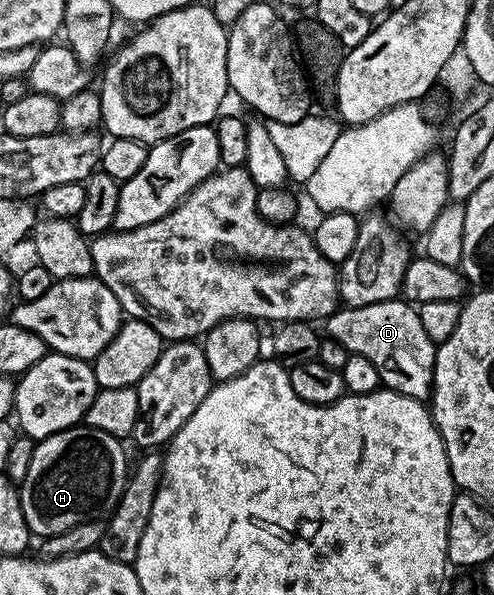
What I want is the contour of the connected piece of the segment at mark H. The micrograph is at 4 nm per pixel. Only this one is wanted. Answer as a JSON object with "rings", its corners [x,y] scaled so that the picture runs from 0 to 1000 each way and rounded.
{"rings":[[[174,713],[144,716],[97,736],[77,738],[71,743],[67,775],[59,780],[59,795],[36,818],[43,861],[65,899],[81,906],[105,904],[166,877],[209,874],[231,864],[261,802],[261,776],[257,783],[257,763],[249,758],[249,748],[243,738],[221,733],[221,726],[192,723]]]}

